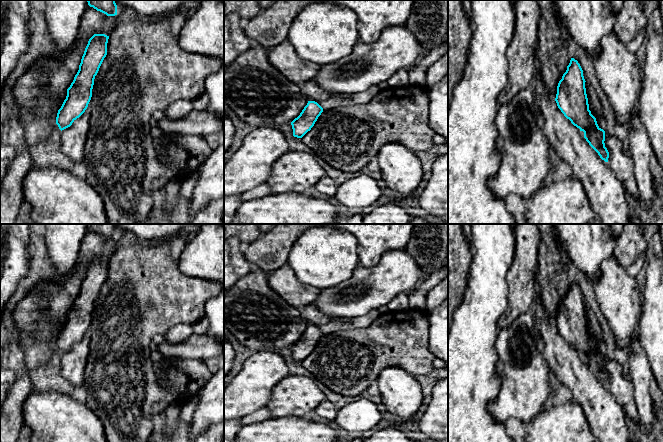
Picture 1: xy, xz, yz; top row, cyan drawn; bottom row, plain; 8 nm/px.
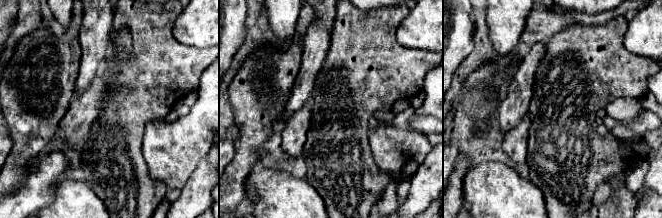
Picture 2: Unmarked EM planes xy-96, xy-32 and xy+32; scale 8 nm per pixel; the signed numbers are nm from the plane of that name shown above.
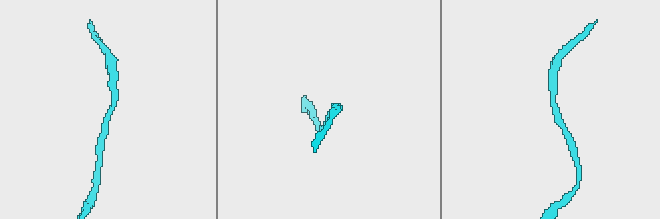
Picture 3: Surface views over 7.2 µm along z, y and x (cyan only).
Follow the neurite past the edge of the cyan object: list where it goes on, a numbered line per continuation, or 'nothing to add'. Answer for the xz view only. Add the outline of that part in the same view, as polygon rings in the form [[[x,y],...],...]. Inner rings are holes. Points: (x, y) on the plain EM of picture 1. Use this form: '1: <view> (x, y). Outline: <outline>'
nothing to add

